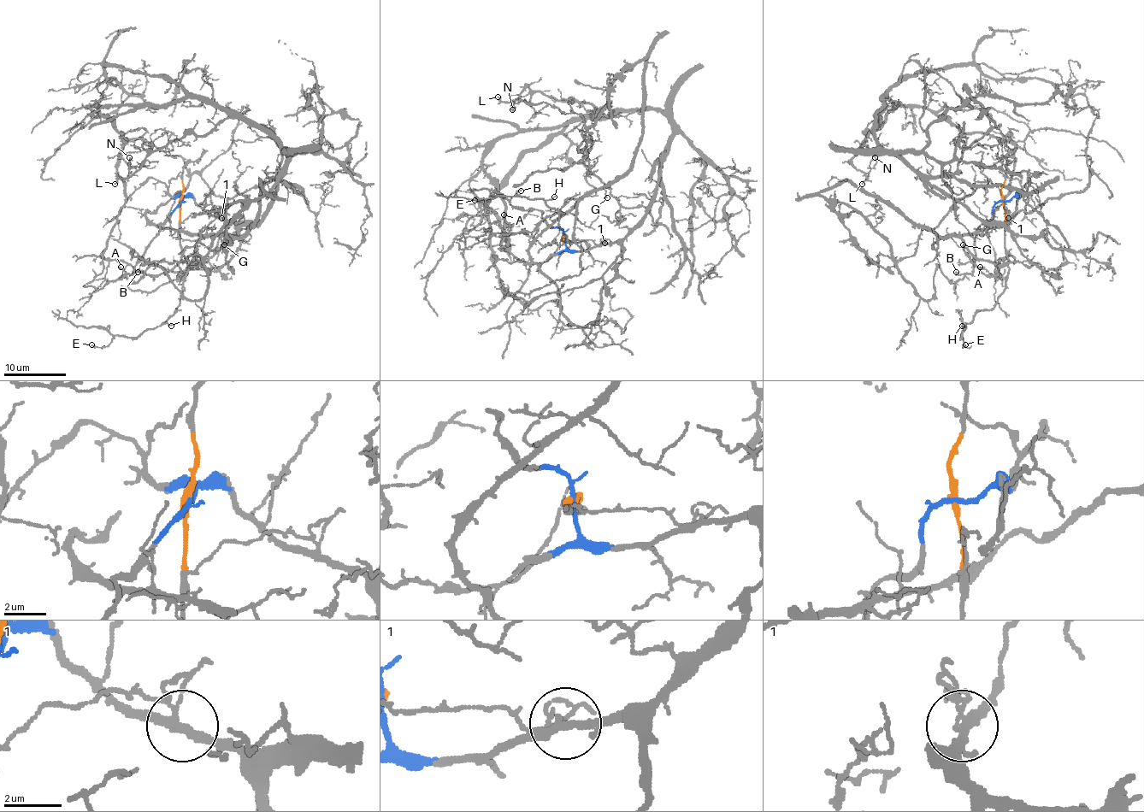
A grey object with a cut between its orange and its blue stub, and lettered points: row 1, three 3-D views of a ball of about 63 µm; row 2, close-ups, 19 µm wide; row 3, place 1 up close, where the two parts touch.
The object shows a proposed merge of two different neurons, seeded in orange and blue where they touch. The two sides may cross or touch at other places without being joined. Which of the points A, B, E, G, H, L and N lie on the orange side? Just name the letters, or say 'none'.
A, E, G, H

